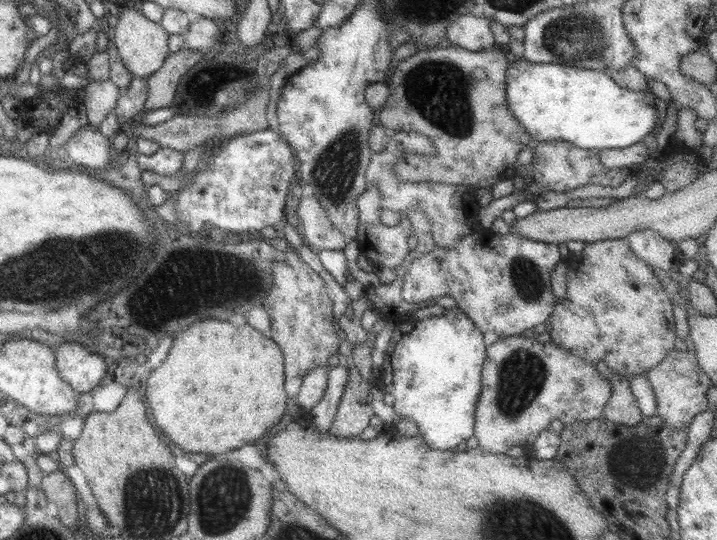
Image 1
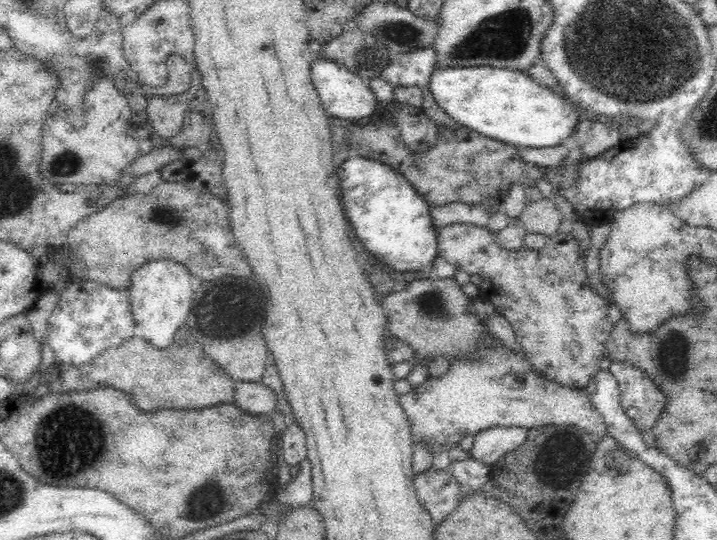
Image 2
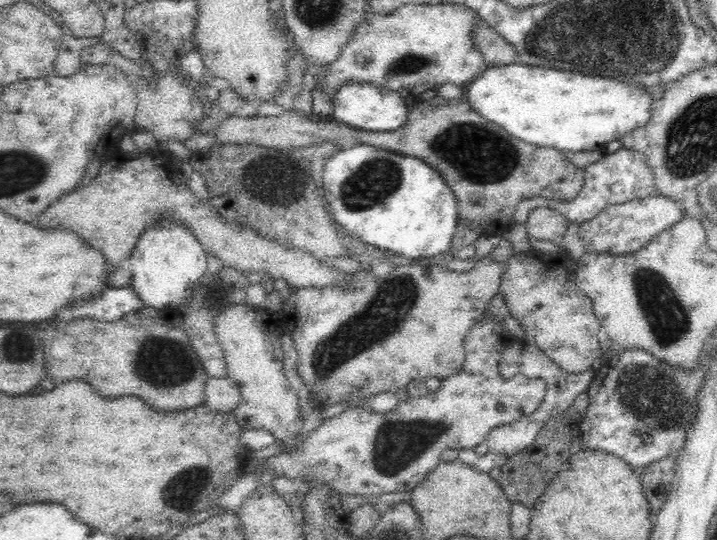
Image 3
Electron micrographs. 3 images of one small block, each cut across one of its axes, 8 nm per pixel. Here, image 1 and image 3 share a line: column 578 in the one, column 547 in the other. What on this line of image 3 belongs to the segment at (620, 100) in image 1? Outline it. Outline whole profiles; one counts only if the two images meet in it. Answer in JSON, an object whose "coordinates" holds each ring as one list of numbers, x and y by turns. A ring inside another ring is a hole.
{"coordinates":[[524,63,488,65,465,85,463,96,476,113,508,134,560,152,596,151,602,144,621,141,626,132,650,120,654,103,642,86]]}

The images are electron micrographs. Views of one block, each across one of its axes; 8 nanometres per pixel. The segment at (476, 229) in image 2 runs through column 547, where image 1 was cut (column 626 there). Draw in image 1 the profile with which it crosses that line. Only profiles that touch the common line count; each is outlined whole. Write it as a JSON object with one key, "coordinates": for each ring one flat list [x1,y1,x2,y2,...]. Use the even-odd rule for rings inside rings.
{"coordinates":[[625,237,583,243,582,250,571,253,565,261,568,264,564,274,566,293,563,300,554,304,547,320,549,342,575,353,575,356,591,363,591,366,603,361,611,371,627,380,643,375,650,368,657,366,674,348,675,318,671,298,655,277,652,267,631,252]]}

